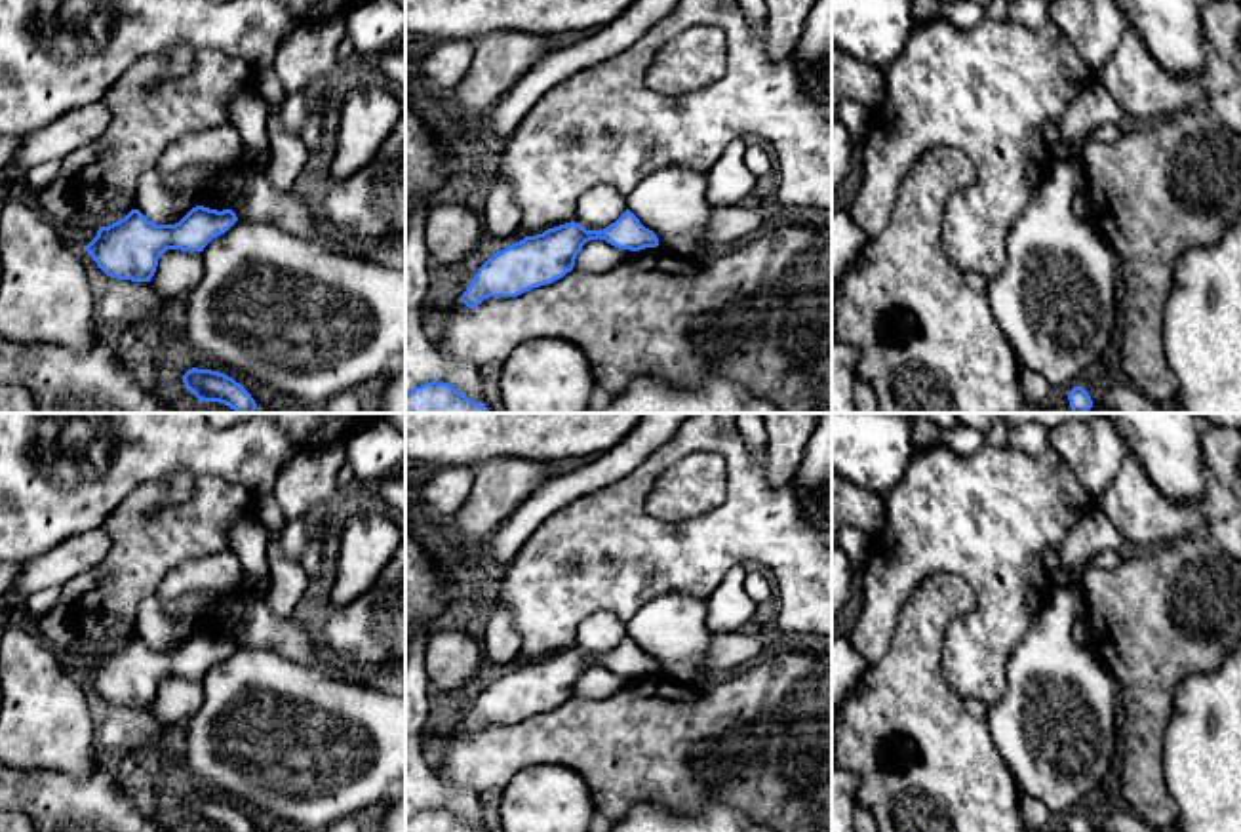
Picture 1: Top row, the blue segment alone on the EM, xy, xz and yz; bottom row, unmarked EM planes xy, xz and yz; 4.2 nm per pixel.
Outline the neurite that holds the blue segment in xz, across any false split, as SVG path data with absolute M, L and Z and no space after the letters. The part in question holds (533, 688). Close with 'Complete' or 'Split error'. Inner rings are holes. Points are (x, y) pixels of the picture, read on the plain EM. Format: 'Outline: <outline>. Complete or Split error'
Outline: M630 636L603 657L586 657L571 647L497 678L478 695L461 727L476 735L489 723L518 723L552 710L571 699L582 672L598 664L630 678L659 672L657 661Z. Complete

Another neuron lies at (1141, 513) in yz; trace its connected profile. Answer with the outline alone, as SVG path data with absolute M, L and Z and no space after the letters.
M1131 451L1096 501L1123 541L1142 550L1171 545L1180 537L1199 535L1209 525L1209 499L1174 503L1167 499Z

